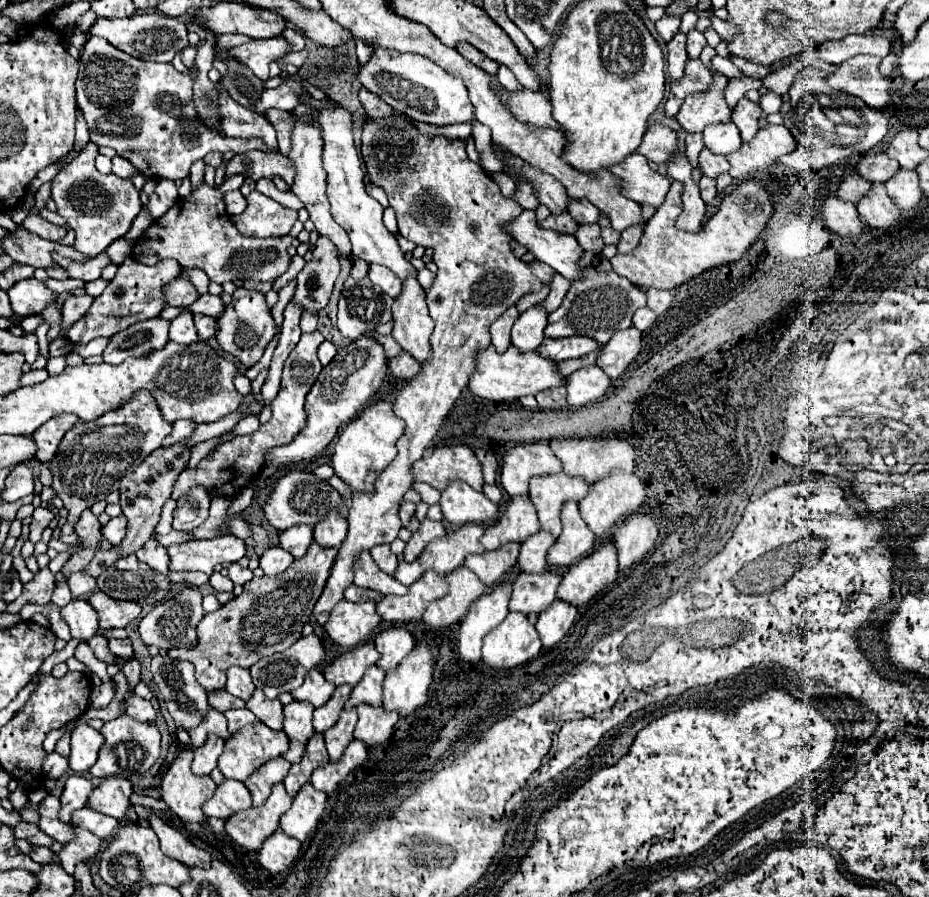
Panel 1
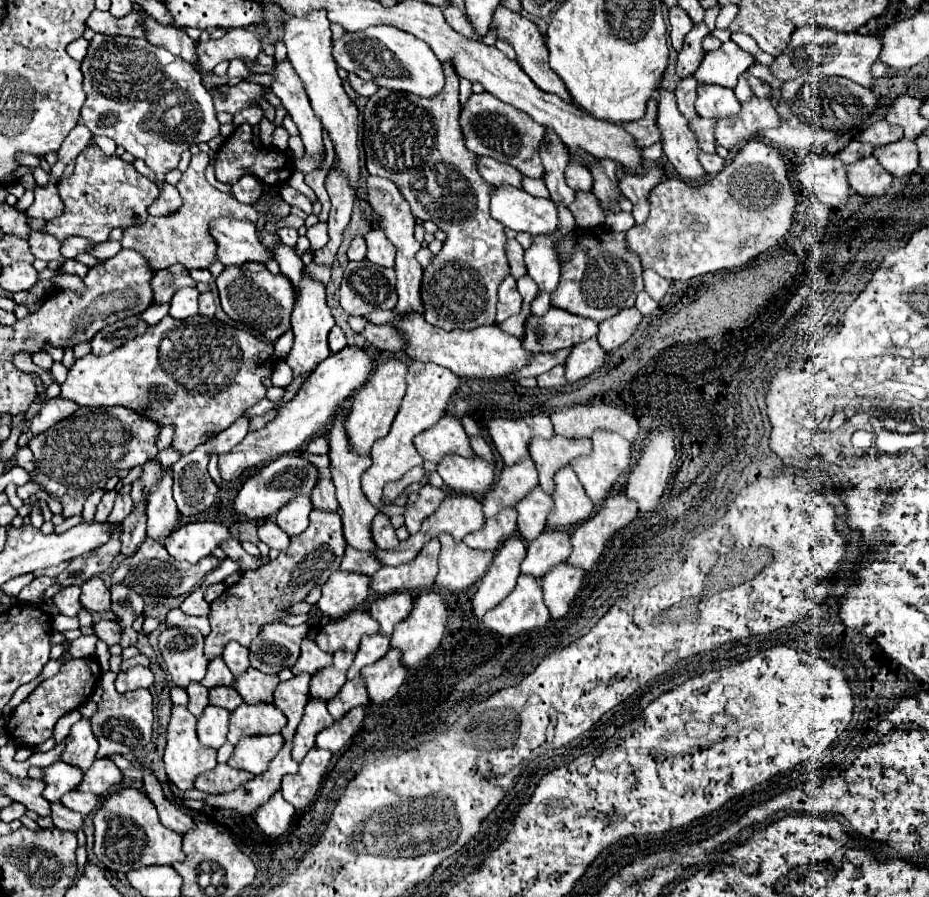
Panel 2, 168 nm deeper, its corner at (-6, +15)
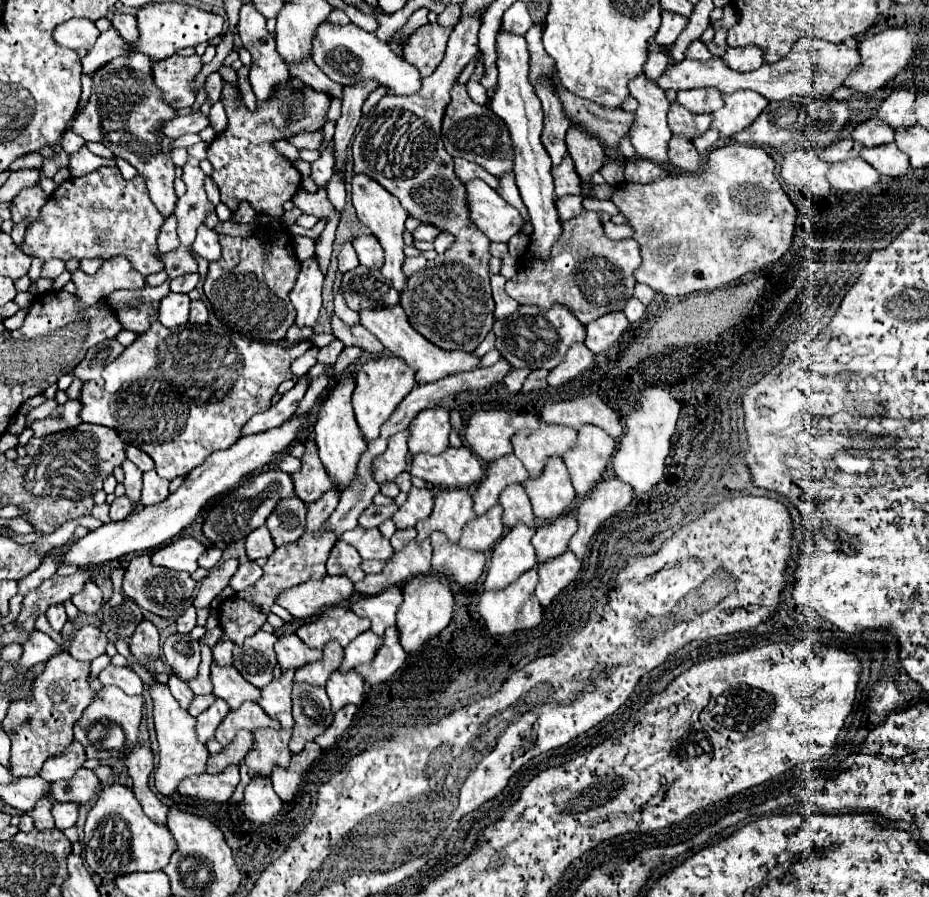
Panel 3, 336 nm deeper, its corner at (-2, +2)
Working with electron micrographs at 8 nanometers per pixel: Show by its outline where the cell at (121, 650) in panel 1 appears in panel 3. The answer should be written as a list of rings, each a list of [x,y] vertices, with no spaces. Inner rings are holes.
[[[84,626],[72,634],[68,640],[68,652],[76,660],[94,660],[106,652],[106,634],[98,626]]]

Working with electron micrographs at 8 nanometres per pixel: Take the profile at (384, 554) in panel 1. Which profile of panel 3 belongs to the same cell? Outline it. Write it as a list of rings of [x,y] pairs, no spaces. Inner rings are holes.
[[[356,526],[354,530],[348,530],[340,536],[346,544],[354,546],[362,560],[388,560],[394,552],[390,546],[390,540],[386,540],[378,528],[362,528]]]

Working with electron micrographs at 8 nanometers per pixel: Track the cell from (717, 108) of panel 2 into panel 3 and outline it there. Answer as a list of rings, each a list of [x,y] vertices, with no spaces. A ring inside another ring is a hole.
[[[716,88],[684,90],[684,92],[678,92],[676,100],[680,100],[680,104],[690,112],[698,112],[698,114],[704,114],[704,112],[710,114],[722,106],[722,96]]]

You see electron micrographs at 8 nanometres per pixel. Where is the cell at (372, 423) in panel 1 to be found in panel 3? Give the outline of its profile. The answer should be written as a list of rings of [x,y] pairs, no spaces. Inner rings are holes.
[[[382,354],[372,360],[368,360],[360,372],[356,374],[356,390],[352,396],[352,406],[356,414],[356,422],[360,430],[364,432],[366,440],[380,436],[380,426],[390,418],[390,414],[396,410],[396,406],[404,400],[404,396],[414,388],[414,370],[398,356],[394,354]]]

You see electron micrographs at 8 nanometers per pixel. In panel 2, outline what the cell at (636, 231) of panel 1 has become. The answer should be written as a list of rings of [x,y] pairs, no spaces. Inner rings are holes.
[[[646,169],[644,175],[636,175],[636,173],[626,173],[620,179],[620,189],[624,191],[624,195],[634,203],[632,209],[632,217],[636,221],[636,225],[642,225],[648,217],[648,195],[650,191],[662,181],[662,169]]]

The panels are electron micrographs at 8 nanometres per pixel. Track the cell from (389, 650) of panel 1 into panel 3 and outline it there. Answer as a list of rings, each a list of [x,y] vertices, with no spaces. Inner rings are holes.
[[[390,586],[382,594],[376,594],[372,598],[356,600],[350,608],[358,614],[364,616],[372,622],[370,630],[378,636],[384,636],[384,630],[396,622],[396,612],[402,602],[402,588],[400,586]]]

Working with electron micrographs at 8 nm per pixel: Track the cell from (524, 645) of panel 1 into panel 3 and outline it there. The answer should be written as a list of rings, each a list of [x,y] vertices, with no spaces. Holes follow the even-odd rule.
[[[536,570],[524,572],[520,578],[516,578],[512,584],[500,588],[500,590],[486,590],[480,598],[478,610],[492,634],[510,634],[516,630],[530,630],[540,624],[542,620],[542,606],[534,594],[534,588],[538,584]]]

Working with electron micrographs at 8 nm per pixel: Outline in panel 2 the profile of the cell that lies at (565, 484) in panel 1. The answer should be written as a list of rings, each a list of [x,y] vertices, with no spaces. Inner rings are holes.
[[[560,435],[532,441],[530,455],[540,475],[540,487],[548,495],[554,495],[554,487],[556,487],[554,475],[558,473],[558,469],[572,465],[574,459],[578,459],[580,455],[588,455],[590,451],[592,451],[590,441],[572,441]]]

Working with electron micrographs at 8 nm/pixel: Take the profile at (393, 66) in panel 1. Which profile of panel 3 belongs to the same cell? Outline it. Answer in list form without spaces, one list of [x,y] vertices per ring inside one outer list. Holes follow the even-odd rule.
[[[322,22],[316,28],[316,36],[312,38],[312,60],[316,66],[334,82],[346,86],[348,82],[358,82],[360,78],[376,78],[380,86],[388,86],[388,94],[414,94],[420,90],[420,74],[418,70],[404,62],[402,56],[396,56],[390,50],[390,44],[384,44],[376,38],[376,34],[364,32],[356,24],[332,24]]]

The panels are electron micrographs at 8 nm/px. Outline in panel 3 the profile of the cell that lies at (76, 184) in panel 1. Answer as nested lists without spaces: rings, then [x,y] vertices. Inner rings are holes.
[[[102,166],[86,176],[70,178],[54,190],[40,216],[28,226],[20,250],[32,258],[60,258],[64,262],[70,258],[110,260],[124,256],[134,270],[148,276],[164,270],[156,244],[162,222],[164,218],[150,202],[144,176],[136,174],[132,180],[124,180],[120,170]]]

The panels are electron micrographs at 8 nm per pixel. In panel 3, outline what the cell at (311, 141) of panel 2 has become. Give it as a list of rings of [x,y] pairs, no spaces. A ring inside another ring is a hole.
[[[246,2],[240,8],[240,18],[238,18],[238,26],[236,28],[238,28],[238,36],[242,40],[242,46],[252,56],[252,66],[250,66],[250,84],[252,84],[252,90],[254,90],[254,94],[256,94],[258,100],[268,100],[274,94],[274,86],[278,82],[290,78],[288,66],[280,58],[280,54],[276,50],[276,42],[270,36],[270,32],[266,30],[266,18],[260,16],[256,10],[252,10],[252,4],[250,2]]]

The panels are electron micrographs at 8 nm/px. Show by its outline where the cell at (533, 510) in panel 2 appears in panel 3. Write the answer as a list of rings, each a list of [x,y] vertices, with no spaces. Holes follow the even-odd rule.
[[[520,484],[508,486],[502,490],[500,494],[500,504],[504,506],[504,524],[506,526],[514,526],[516,522],[534,522],[534,514],[532,514],[532,504],[528,500],[528,494],[524,492],[524,488]]]

